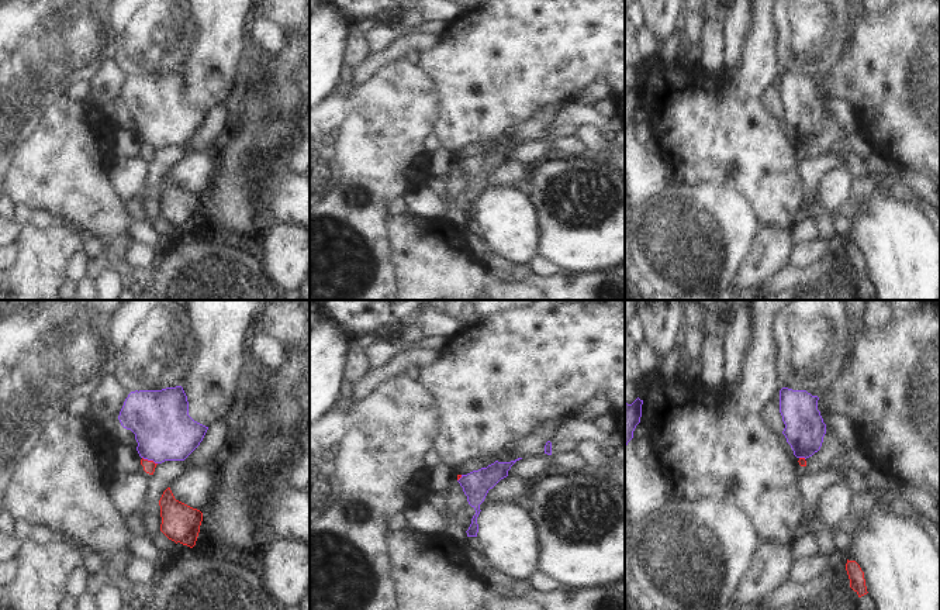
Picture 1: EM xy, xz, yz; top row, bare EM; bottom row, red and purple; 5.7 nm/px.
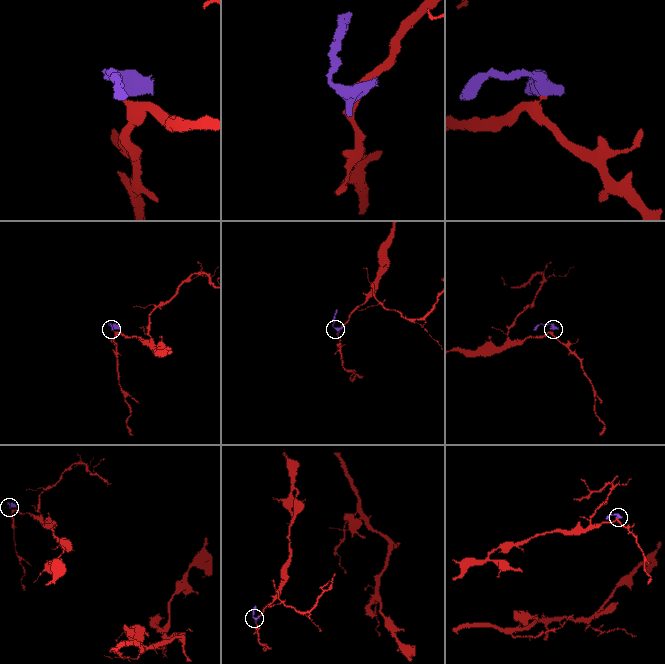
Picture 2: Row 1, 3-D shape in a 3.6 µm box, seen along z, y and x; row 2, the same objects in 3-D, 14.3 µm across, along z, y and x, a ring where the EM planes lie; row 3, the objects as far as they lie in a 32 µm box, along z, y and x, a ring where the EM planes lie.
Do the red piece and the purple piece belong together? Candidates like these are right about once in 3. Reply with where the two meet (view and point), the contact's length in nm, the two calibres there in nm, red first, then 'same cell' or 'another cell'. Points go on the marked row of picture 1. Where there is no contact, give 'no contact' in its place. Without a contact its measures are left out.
xy (149, 461) | 100 nm | 70/340 nm | another cell

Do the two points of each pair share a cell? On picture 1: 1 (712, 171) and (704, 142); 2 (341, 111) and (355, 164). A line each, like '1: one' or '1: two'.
1: one
2: two

